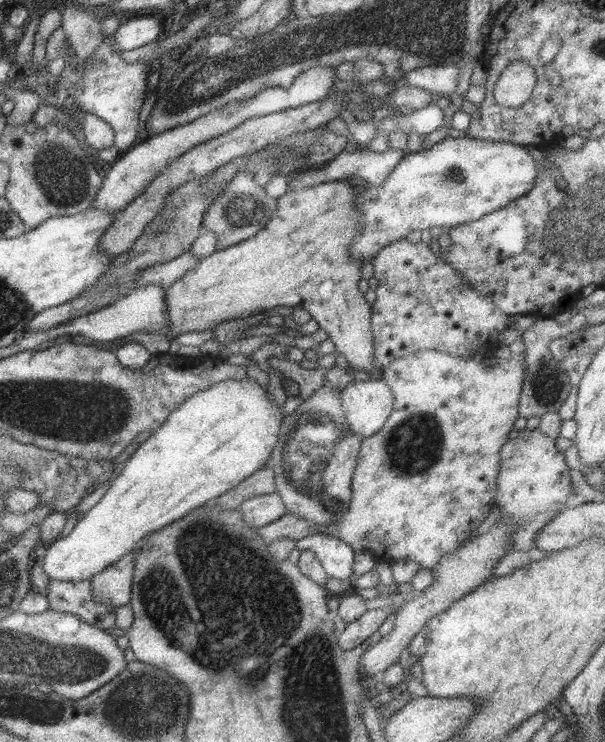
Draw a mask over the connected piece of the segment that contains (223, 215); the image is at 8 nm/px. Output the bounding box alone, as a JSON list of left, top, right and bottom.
[202,171,277,250]

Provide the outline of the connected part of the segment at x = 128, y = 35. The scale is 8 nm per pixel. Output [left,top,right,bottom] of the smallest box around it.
[109,17,161,51]

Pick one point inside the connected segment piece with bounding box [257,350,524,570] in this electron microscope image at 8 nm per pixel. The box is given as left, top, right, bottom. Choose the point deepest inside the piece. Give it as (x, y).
(424, 482)

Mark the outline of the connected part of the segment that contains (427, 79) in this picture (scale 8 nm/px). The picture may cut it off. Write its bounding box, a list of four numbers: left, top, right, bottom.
[403,64,458,96]

